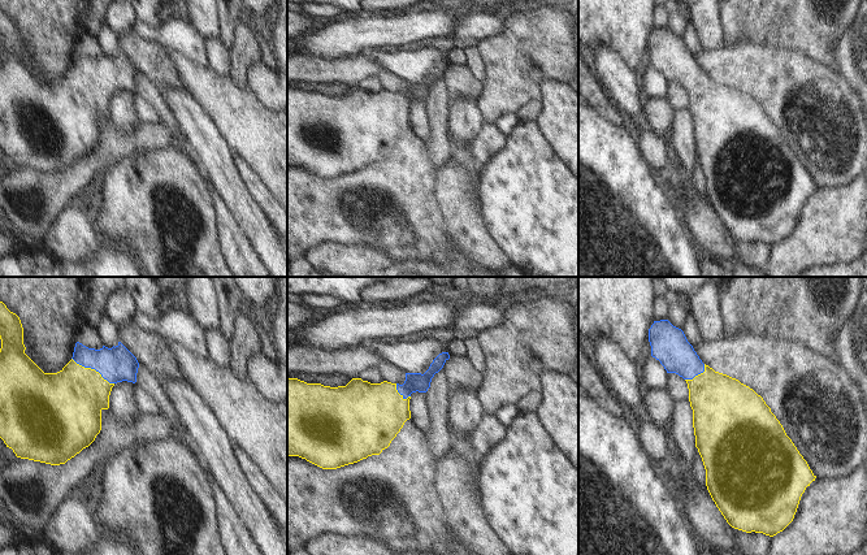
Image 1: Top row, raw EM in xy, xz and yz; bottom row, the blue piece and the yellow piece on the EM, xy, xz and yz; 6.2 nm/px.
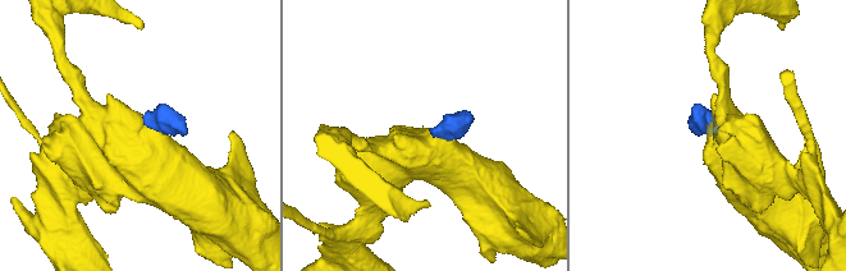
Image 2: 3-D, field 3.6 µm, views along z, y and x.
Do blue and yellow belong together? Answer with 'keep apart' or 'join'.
join

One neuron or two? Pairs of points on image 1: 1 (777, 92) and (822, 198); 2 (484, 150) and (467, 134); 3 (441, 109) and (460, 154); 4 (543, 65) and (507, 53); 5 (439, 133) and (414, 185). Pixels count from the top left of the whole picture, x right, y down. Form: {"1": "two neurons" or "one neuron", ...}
{"1": "two neurons", "2": "two neurons", "3": "two neurons", "4": "one neuron", "5": "two neurons"}

